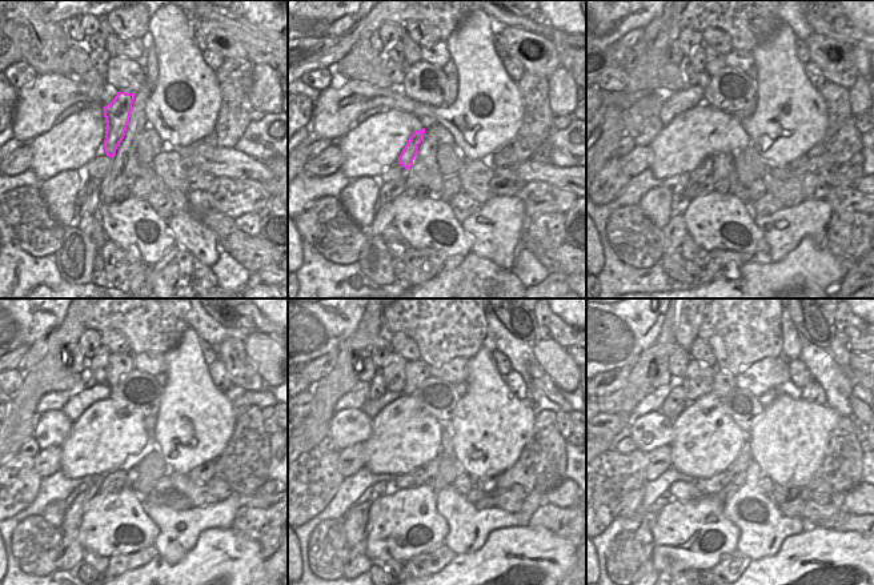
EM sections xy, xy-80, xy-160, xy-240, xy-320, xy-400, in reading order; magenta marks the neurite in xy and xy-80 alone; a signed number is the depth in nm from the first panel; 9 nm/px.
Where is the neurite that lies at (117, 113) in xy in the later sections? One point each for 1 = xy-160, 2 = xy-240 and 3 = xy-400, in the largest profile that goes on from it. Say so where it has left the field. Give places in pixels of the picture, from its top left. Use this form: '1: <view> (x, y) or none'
1: xy-160 (705, 167)
2: xy-240 (73, 513)
3: xy-400 (642, 541)

